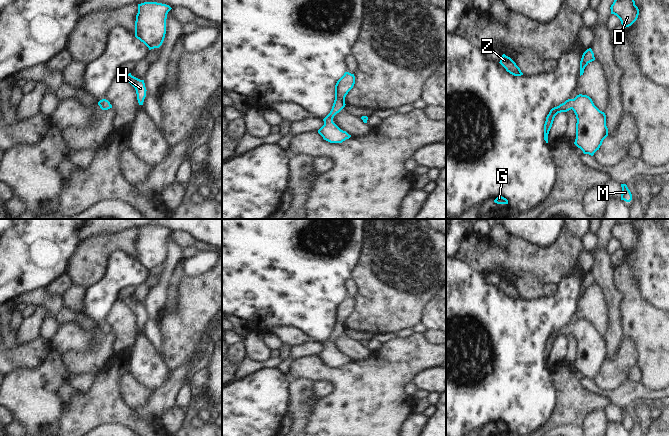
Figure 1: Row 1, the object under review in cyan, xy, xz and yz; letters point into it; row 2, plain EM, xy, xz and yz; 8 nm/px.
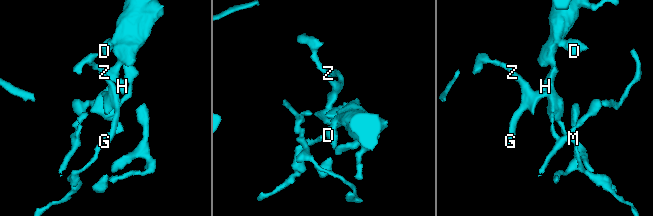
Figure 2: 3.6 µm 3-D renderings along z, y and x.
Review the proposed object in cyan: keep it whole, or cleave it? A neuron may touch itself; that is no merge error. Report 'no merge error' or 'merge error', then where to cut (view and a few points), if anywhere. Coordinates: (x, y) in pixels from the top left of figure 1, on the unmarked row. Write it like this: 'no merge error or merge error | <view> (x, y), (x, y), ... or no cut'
no merge error | no cut

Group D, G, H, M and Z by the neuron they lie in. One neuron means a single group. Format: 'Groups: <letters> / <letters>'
Groups: D G H M Z

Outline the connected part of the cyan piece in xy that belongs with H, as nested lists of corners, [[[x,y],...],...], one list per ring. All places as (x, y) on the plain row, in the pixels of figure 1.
[[[131,297],[123,300],[123,303],[128,305],[136,314],[137,324],[139,329],[143,329],[144,323],[146,321],[146,311],[144,304],[140,304],[131,299]]]

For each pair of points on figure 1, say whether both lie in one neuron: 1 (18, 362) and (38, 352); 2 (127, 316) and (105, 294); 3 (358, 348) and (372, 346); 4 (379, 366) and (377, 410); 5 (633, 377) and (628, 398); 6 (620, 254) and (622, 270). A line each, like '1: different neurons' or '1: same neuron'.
1: same neuron
2: different neurons
3: different neurons
4: same neuron
5: different neurons
6: different neurons

